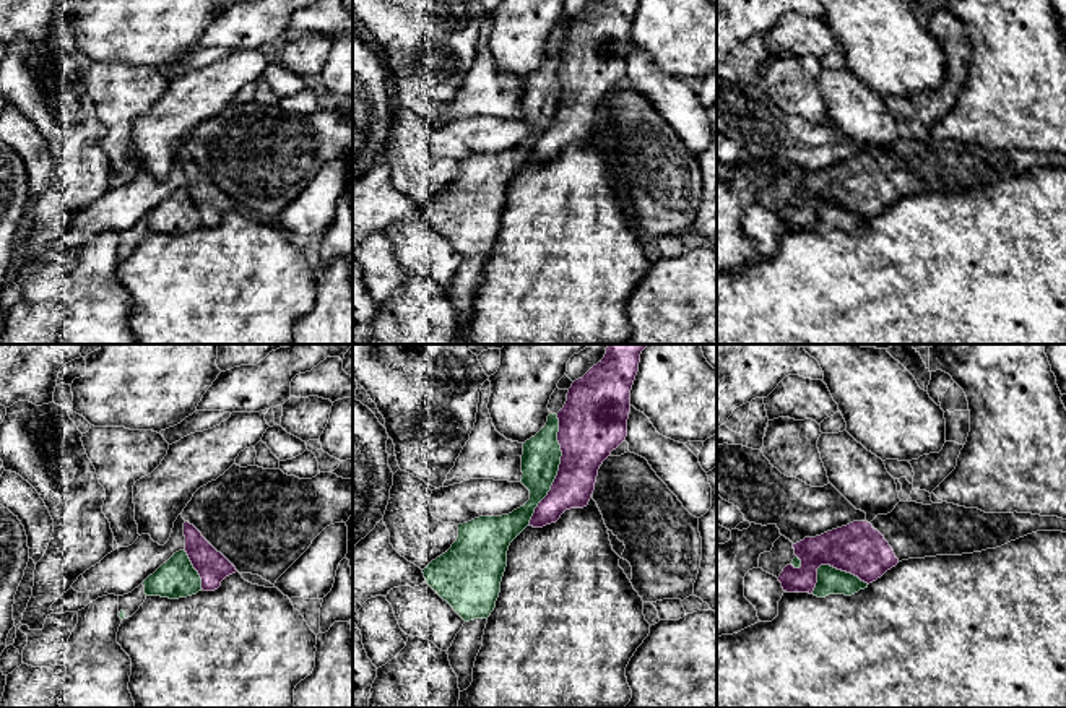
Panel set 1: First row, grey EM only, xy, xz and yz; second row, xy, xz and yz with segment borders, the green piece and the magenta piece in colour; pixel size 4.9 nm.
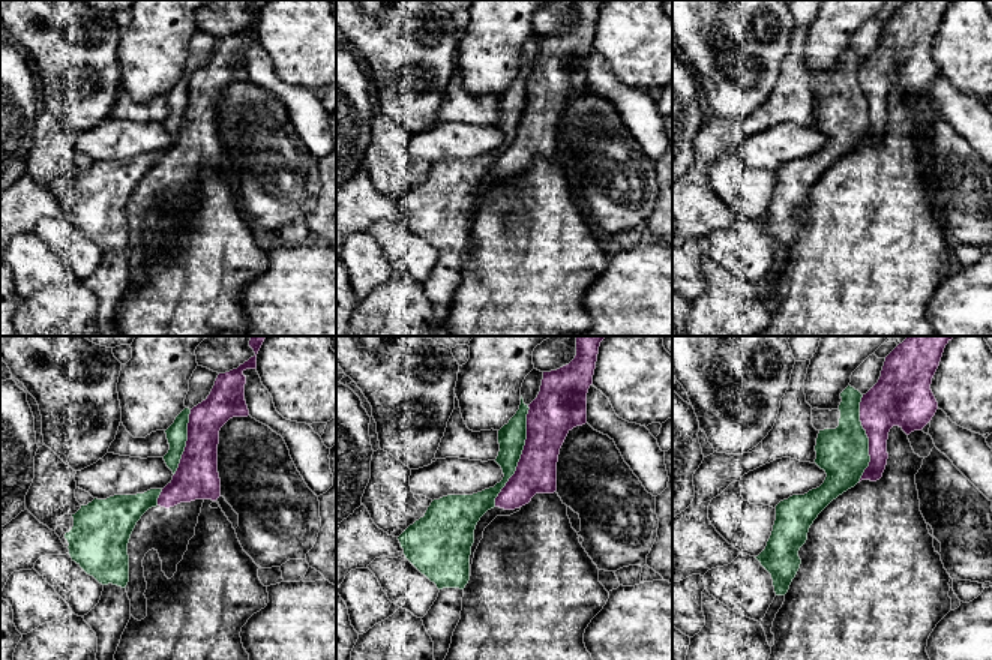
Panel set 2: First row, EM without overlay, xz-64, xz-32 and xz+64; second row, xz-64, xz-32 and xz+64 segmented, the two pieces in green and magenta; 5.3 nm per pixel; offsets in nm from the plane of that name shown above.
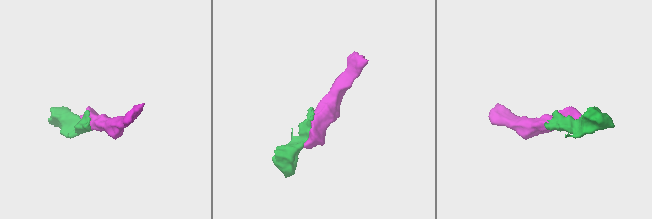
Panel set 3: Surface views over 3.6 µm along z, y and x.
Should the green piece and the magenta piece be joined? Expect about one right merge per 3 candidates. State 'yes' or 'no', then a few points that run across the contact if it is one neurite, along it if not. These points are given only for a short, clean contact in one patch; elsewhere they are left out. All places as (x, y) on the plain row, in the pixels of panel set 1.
no

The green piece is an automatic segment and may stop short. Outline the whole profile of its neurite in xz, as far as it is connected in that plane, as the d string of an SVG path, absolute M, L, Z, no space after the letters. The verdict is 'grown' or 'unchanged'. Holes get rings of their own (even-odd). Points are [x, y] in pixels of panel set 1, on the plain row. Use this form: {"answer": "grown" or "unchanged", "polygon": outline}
{"answer": "grown", "polygon": "M554 26L546 62L523 80L520 119L530 127L530 136L509 151L479 153L458 161L452 183L422 206L426 219L465 257L447 287L460 328L473 318L488 253L500 229L509 182L530 161L535 145L557 112L562 93L557 49L567 29Z"}

